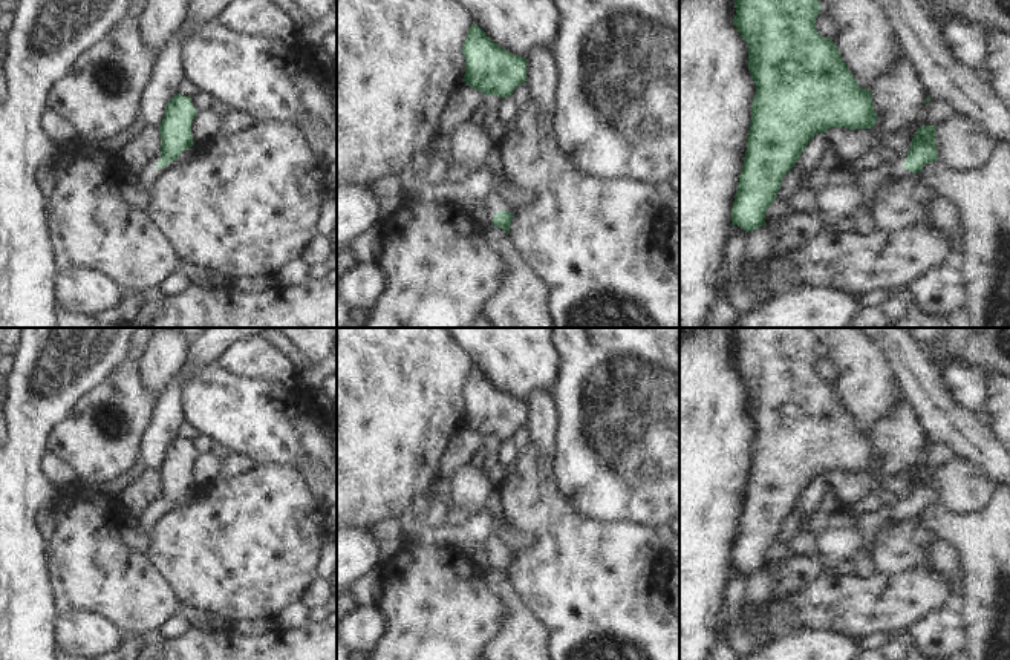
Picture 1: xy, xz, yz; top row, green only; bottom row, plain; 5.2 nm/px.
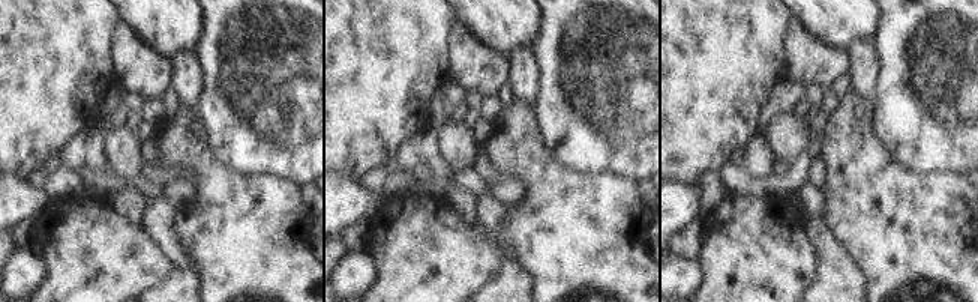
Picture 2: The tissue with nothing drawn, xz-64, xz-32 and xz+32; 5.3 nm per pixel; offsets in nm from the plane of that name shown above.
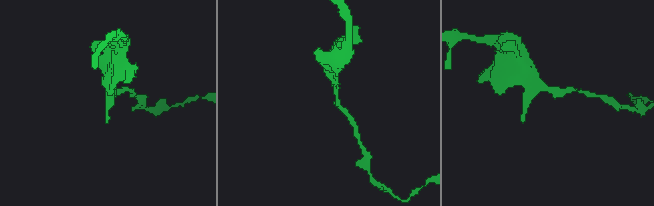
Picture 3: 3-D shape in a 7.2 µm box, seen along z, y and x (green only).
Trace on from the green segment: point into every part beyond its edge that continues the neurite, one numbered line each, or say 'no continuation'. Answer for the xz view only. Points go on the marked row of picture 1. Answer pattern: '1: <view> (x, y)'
1: xz (493, 202).

